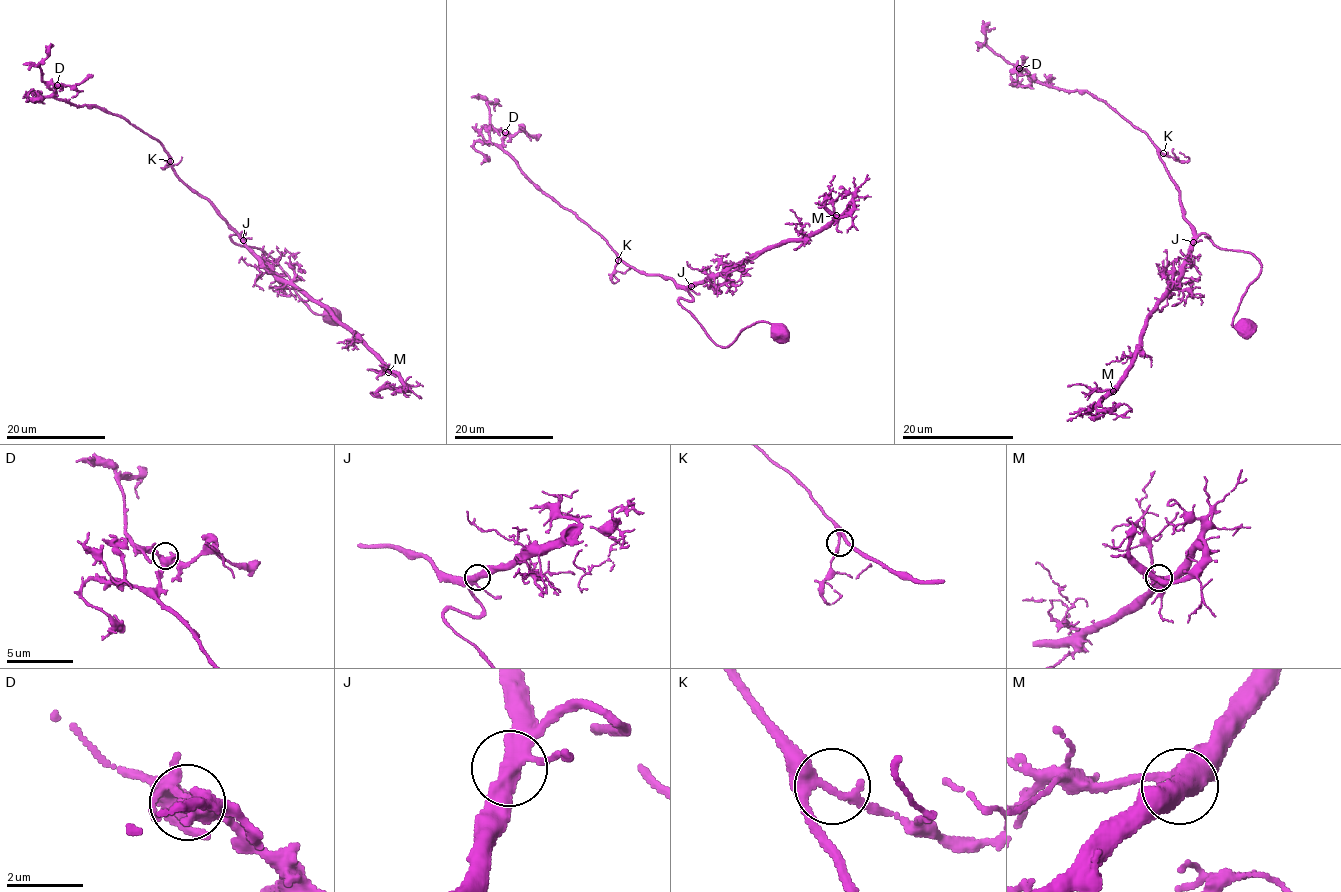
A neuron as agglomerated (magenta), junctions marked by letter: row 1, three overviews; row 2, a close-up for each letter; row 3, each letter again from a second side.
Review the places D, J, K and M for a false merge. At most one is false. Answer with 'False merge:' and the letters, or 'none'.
False merge: none

